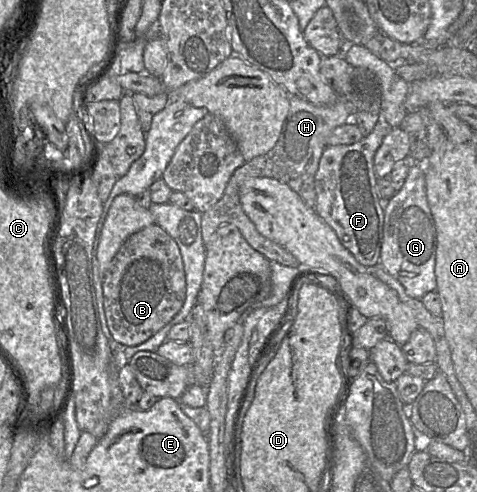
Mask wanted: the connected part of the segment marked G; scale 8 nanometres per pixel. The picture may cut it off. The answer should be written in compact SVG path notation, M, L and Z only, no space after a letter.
M412 163L401 189L384 204L383 239L380 252L380 263L383 268L401 283L408 296L415 299L421 299L427 292L436 290L437 284L435 276L437 232L427 201L425 169L423 163Z

